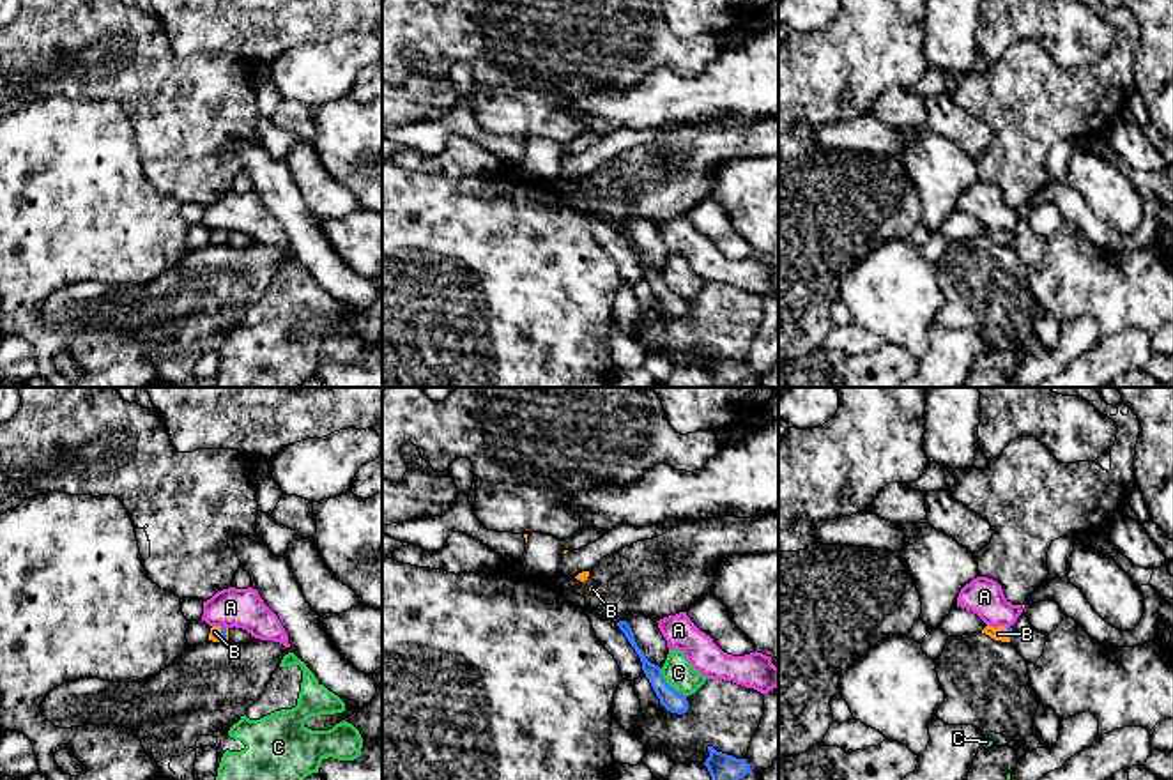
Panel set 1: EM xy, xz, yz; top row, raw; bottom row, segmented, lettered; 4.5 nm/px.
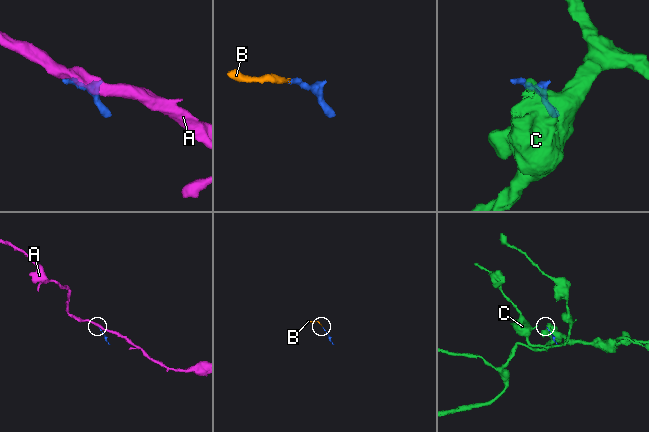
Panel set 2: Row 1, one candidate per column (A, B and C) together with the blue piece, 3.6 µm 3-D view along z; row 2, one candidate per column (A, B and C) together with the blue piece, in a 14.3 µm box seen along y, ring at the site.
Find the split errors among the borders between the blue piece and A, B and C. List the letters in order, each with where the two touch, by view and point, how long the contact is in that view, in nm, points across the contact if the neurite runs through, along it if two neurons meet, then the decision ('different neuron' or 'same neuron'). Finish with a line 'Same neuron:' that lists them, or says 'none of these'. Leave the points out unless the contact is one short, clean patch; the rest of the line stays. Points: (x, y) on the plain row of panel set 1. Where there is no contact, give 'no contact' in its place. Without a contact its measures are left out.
A: xy (223, 230) | 30 nm | along xy (222, 229), (225, 232) | different neuron
B: xy (220, 237) | 70 nm | across xy (223, 234), (220, 237), (214, 236) | same neuron
C: xz (669, 290) | 180 nm | different neuron
Same neuron: B

